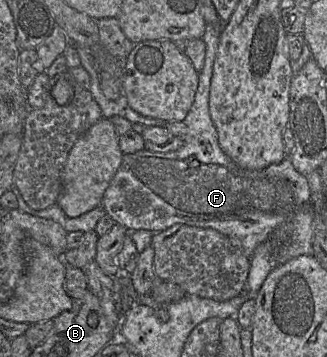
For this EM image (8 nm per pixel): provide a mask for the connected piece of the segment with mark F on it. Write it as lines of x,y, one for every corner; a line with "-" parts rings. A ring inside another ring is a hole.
206,24
206,30
202,37
206,45
205,63
203,69
199,73
198,87
194,97
193,104
189,112
187,113
185,119
183,120
183,122
189,128
190,141
184,142
184,145
181,148
173,152
153,152
144,148
135,153
123,154
121,165
118,168
113,179
111,180
109,186
104,192
101,205
105,209
106,213
108,213
116,223
125,226
129,230
129,232
144,229
157,233
164,231
176,224
196,226
200,228
212,228
231,238
241,247
242,251
246,256
251,257
257,246
261,244
263,241
265,241
269,234
275,228
277,228
278,226
283,224
287,219
289,219
299,207
306,204
310,204
311,193
306,177
295,170
291,163
290,157
286,156
280,163
271,164
262,170
249,170
241,168
236,163
234,163
219,146
217,130
214,126
214,123
211,119
209,112
210,84
213,73
213,64
215,61
219,45
219,36
220,33
216,28
214,28
214,26

